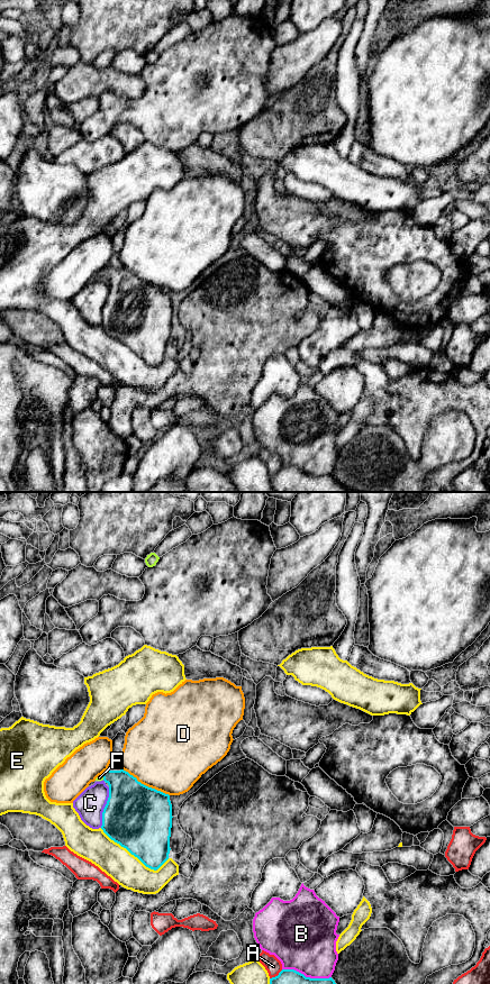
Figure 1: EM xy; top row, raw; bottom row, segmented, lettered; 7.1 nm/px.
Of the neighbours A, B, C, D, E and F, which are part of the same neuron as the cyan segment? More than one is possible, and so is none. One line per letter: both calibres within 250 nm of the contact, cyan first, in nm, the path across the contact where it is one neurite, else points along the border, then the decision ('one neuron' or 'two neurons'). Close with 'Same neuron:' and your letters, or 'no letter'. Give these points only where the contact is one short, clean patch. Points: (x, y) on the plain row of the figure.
A: calibres 300 and 120 nm; two neurons
B: calibres 300 and 420 nm; two neurons
C: calibres 460 and 200 nm; two neurons
D: calibres 460 and 500 nm; two neurons
E: calibres 460 and 220 nm; two neurons
F: calibres 300 and 40 nm; way xy (128, 297), (102, 273), (99, 274); one neuron
Same neuron: F

